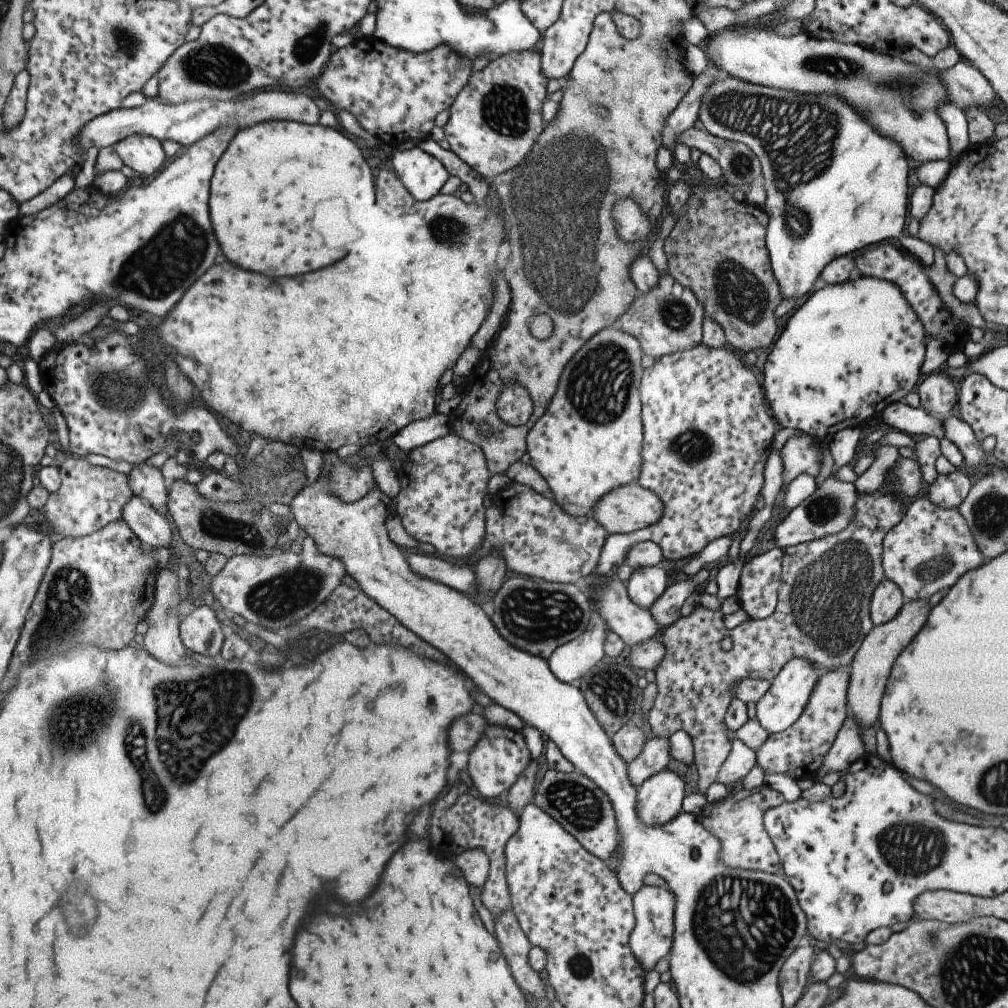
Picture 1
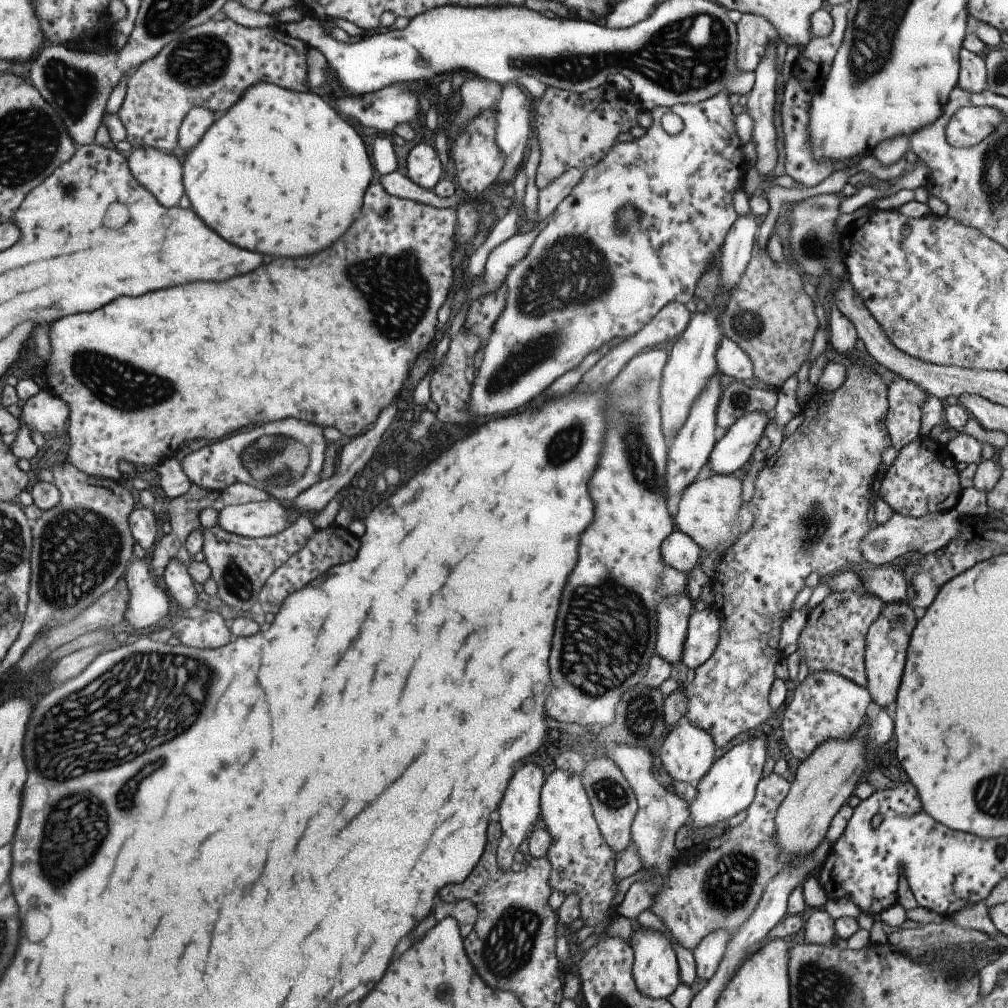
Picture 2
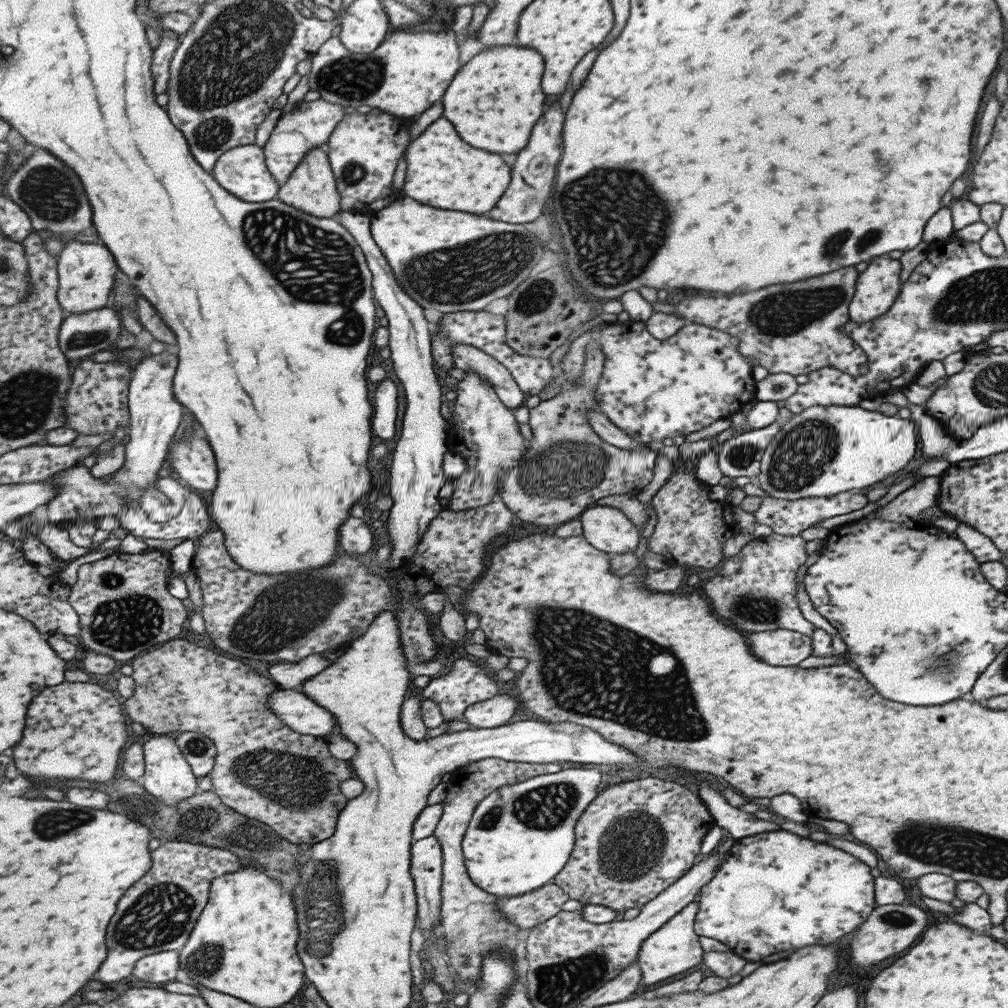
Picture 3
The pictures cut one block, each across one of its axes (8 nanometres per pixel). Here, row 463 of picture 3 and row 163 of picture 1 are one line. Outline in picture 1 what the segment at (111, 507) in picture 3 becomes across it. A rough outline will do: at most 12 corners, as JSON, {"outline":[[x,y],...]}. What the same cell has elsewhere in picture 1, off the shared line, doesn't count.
{"outline":[[133,134],[111,146],[144,180],[165,165],[161,143]]}

